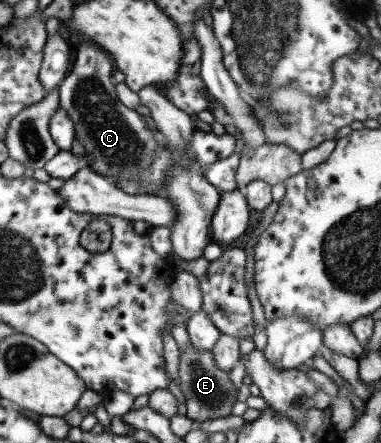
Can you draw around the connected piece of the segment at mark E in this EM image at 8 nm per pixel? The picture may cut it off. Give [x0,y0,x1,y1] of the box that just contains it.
[178,343,242,424]

